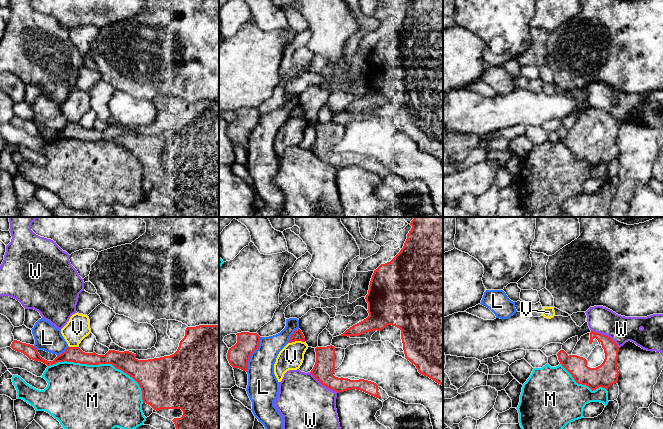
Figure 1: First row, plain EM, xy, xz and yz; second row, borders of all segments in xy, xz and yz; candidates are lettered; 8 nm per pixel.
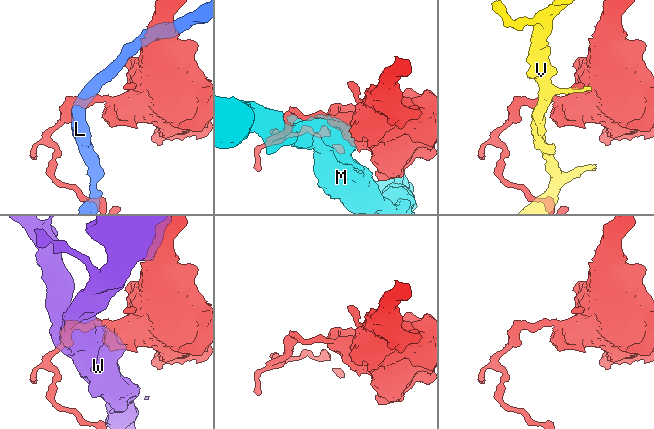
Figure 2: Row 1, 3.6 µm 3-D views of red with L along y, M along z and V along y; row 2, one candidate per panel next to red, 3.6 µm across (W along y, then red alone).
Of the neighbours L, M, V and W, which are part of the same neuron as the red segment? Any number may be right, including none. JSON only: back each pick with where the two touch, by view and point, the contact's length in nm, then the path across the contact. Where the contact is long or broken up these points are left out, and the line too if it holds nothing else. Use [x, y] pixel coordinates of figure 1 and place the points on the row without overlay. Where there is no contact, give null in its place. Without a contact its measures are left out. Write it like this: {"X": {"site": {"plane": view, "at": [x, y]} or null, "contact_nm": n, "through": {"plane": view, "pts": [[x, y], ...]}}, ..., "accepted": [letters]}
{"accepted": []}

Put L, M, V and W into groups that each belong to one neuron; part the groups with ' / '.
L / M / V / W

